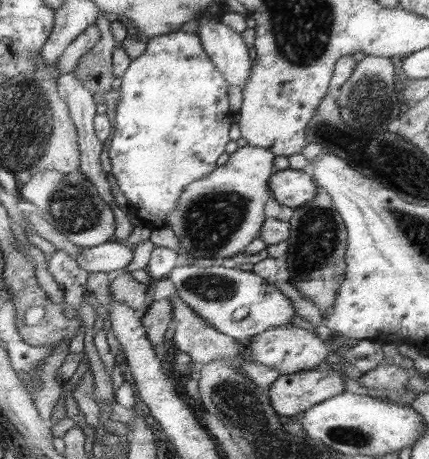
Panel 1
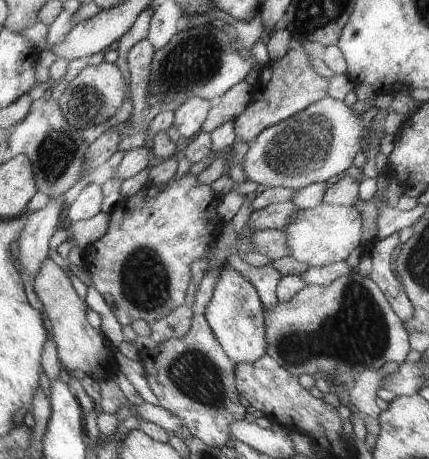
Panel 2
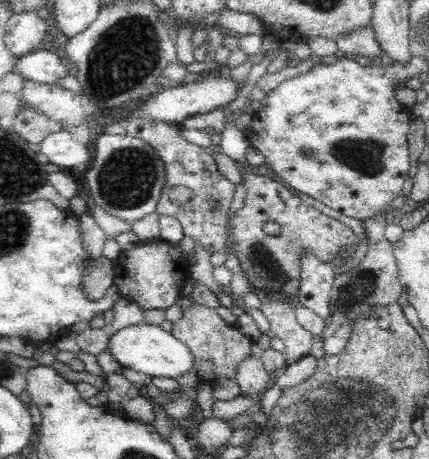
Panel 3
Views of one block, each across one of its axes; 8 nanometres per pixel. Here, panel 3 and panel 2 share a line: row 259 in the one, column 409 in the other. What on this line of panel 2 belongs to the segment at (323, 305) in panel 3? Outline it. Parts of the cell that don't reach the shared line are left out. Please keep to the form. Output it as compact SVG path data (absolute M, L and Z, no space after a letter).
M397 232L387 236L385 240L377 240L377 244L363 256L357 268L365 278L375 280L381 286L381 290L385 290L385 298L389 300L391 308L405 322L413 316L413 306L407 298L403 284L399 284L399 280L393 276L391 266L389 266L391 254L395 254L395 246L399 246Z

